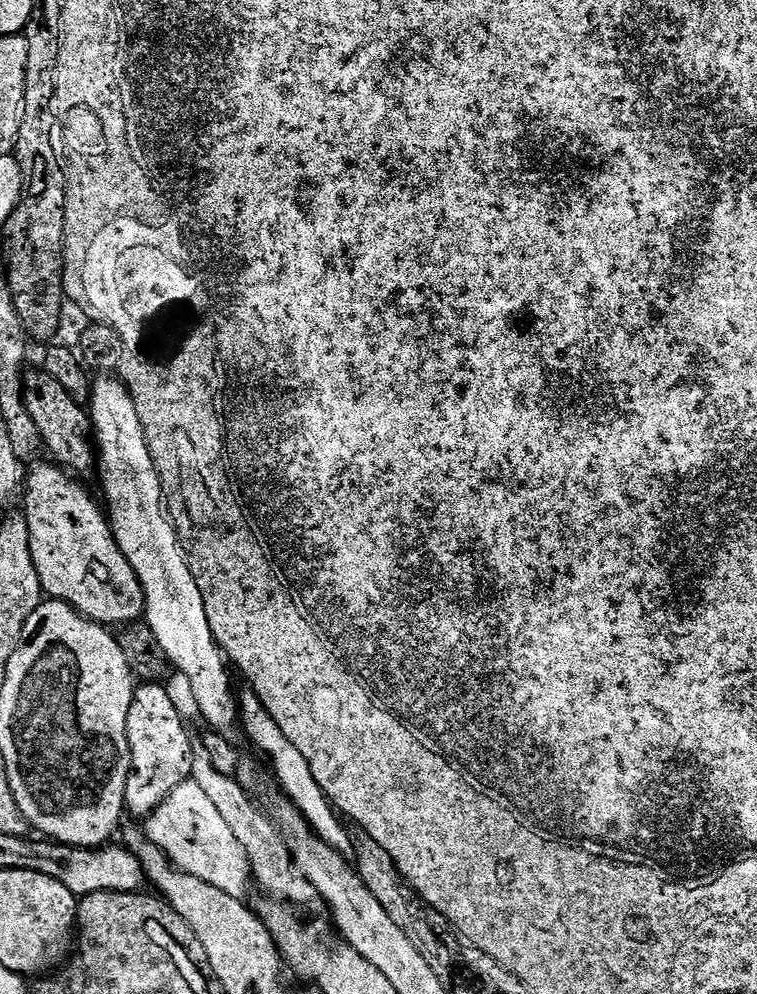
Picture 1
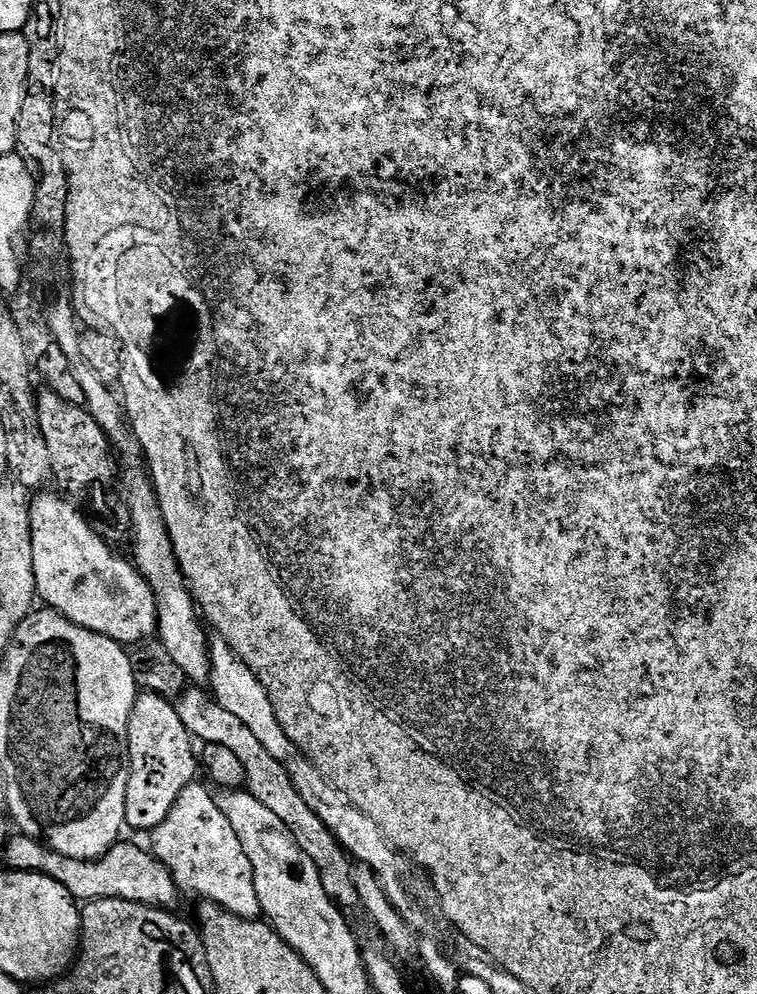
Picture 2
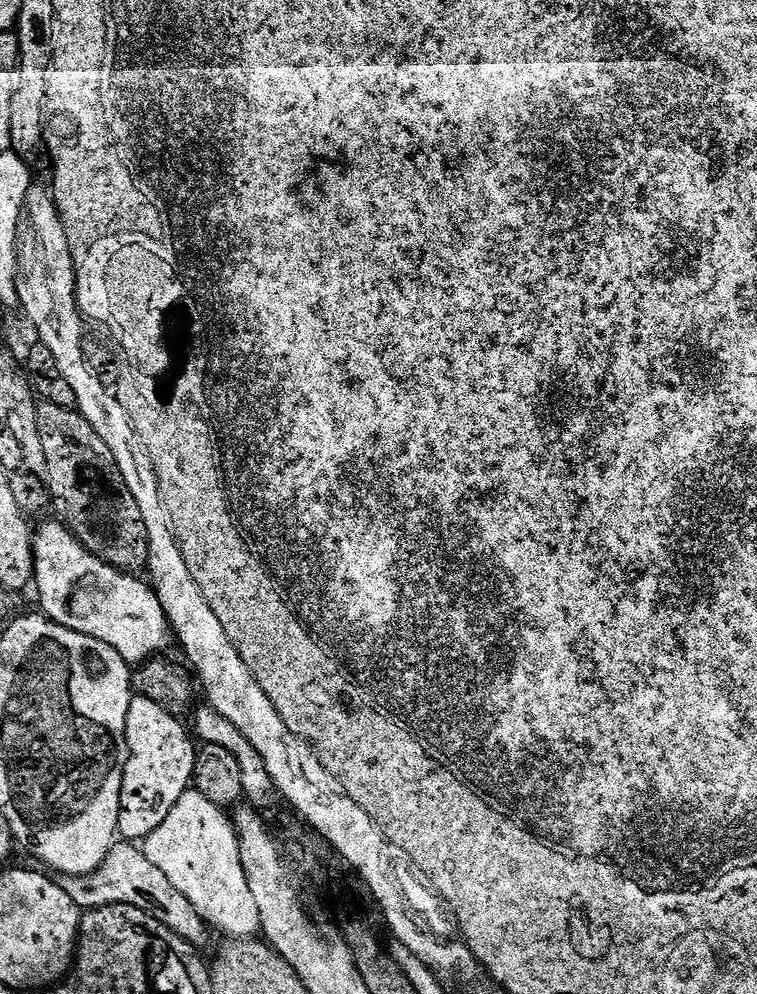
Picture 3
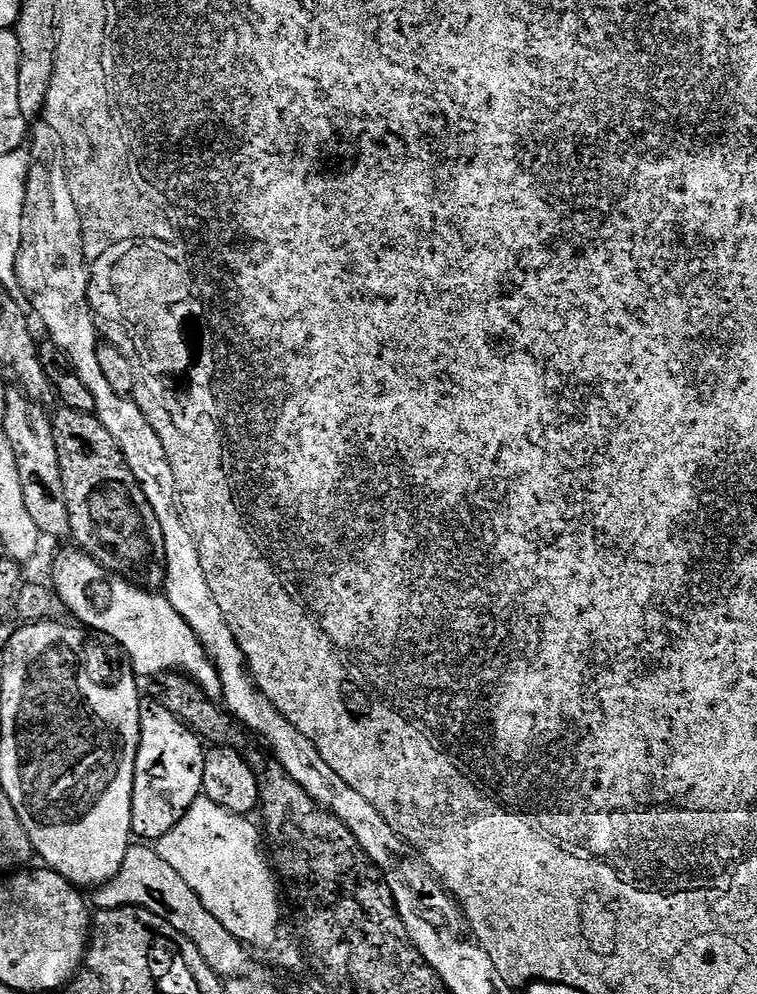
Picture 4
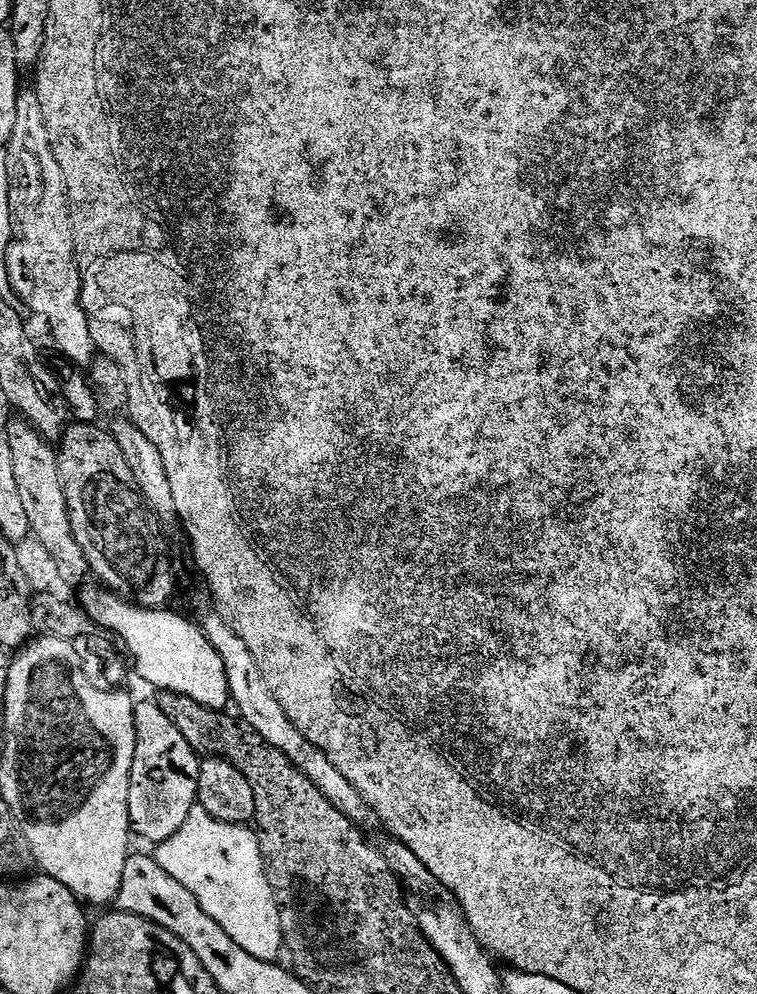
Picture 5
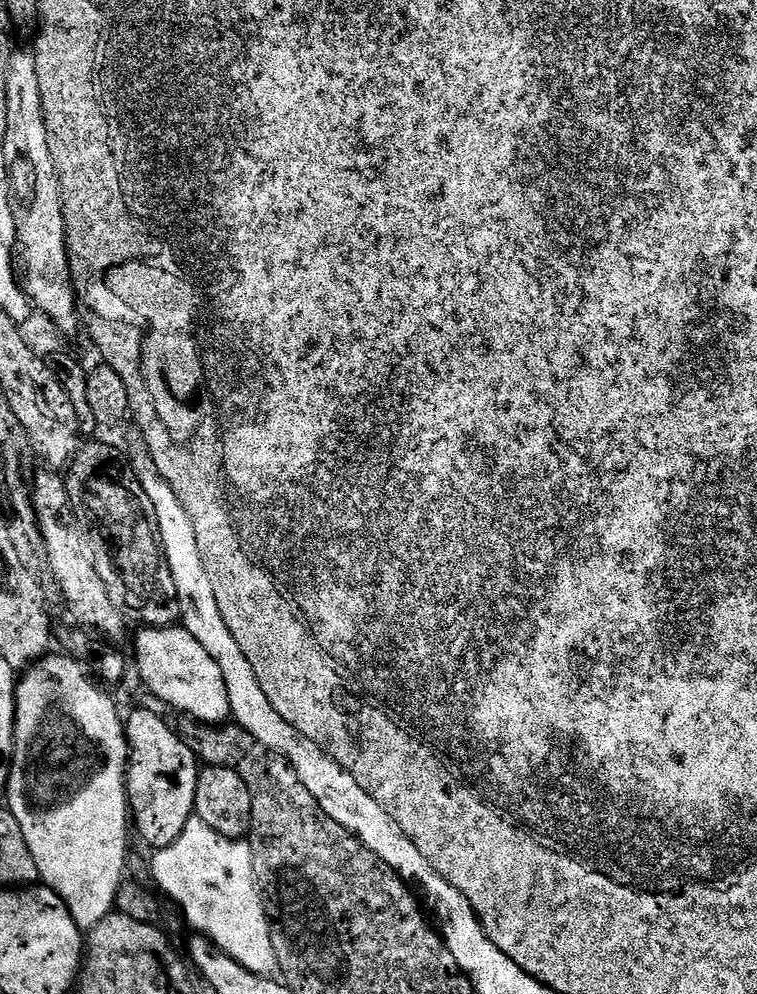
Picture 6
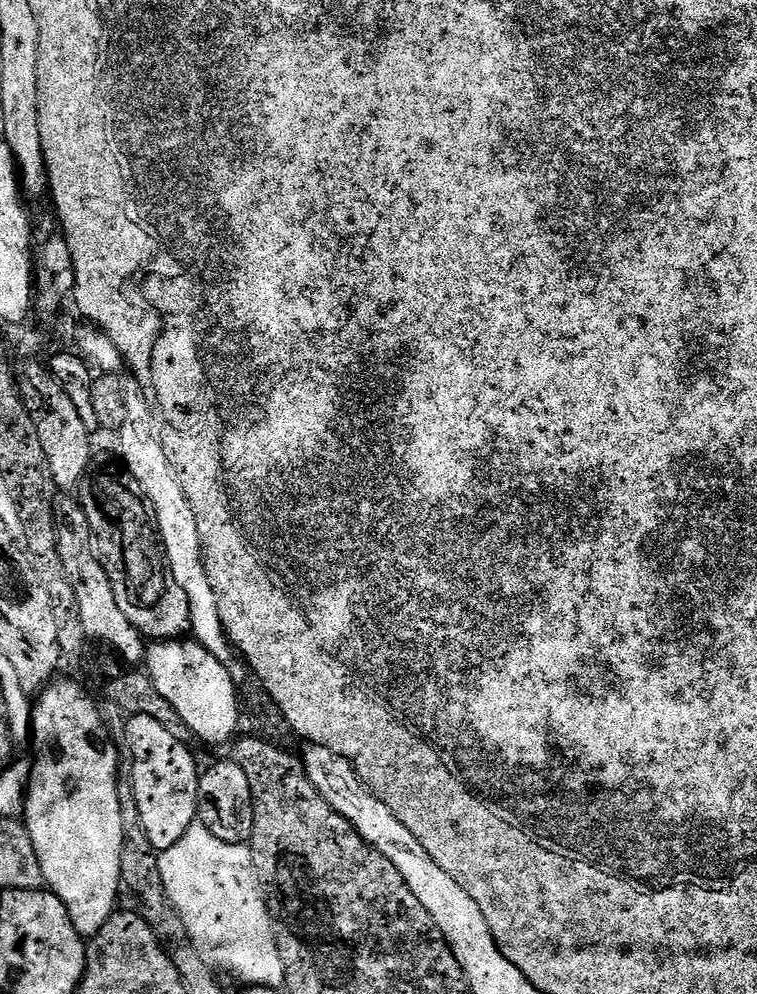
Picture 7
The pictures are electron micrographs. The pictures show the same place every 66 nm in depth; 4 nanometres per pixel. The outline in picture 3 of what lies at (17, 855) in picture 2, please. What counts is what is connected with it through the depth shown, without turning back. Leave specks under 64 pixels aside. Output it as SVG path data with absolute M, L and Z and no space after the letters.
M120 842L113 848L104 865L85 876L64 876L64 889L82 910L105 908L111 904L129 904L159 914L165 926L182 938L200 942L204 936L205 917L197 905L191 904L170 877L146 858L143 847L132 842Z

